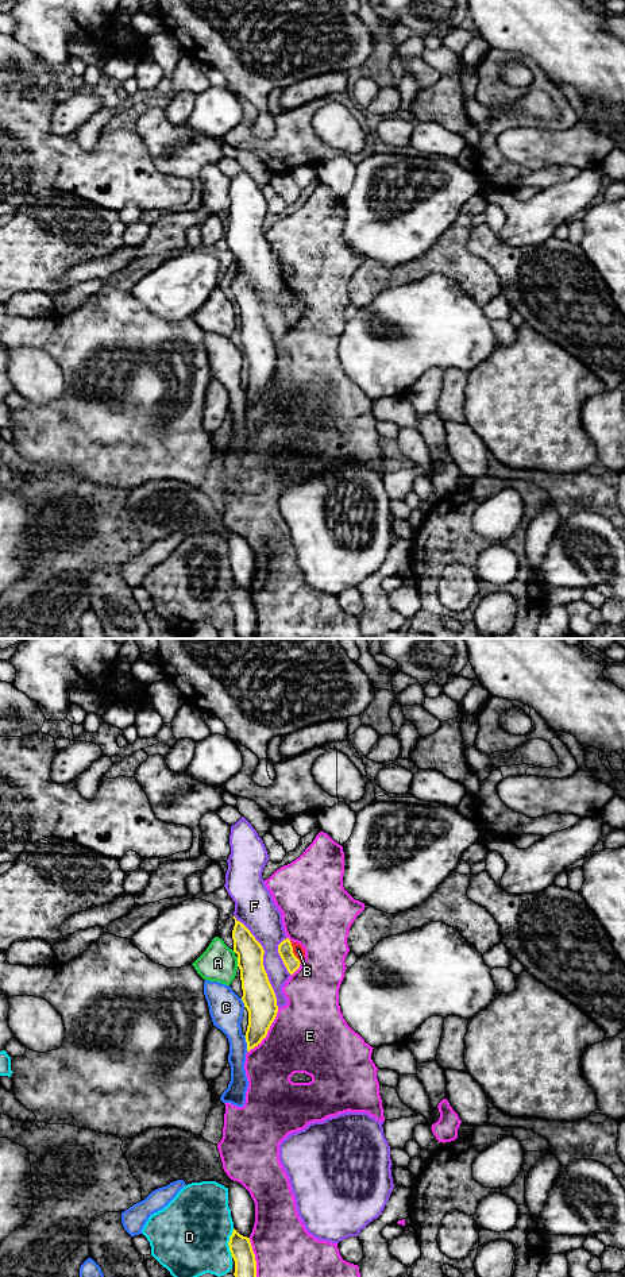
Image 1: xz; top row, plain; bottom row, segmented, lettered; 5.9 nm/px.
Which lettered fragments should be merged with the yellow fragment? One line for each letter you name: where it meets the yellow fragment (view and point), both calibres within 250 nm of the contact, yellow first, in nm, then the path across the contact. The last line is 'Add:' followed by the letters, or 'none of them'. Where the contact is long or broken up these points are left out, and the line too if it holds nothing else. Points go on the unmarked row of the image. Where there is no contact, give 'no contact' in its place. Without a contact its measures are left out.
Add: none of them

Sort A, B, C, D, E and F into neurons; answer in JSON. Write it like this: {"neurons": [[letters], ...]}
{"neurons": [["A"], ["B", "D"], ["C"], ["E"], ["F"]]}

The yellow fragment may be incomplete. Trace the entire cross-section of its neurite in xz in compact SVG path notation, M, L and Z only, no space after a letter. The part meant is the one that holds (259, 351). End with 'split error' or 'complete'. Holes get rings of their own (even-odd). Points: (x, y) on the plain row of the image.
M235 269L232 282L234 304L238 306L238 319L243 348L242 352L248 363L246 383L247 404L258 398L274 374L278 358L274 342L263 319L265 302L251 283Z; complete

